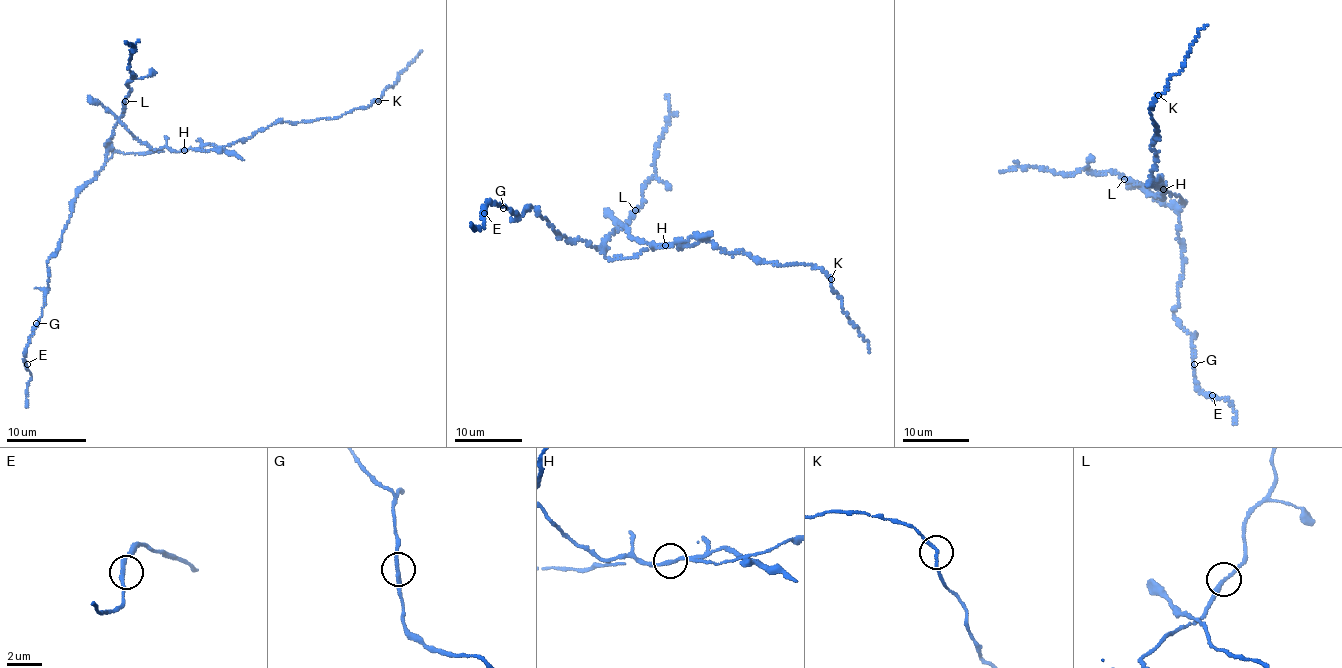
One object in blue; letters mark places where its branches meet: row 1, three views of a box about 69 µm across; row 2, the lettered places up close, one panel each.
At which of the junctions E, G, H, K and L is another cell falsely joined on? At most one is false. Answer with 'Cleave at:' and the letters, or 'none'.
Cleave at: H

